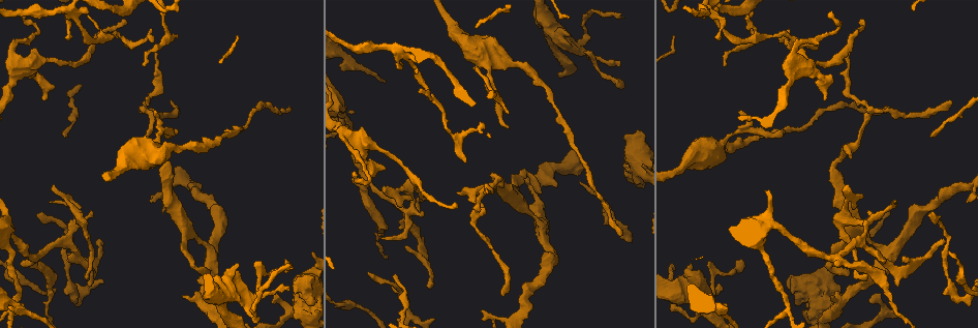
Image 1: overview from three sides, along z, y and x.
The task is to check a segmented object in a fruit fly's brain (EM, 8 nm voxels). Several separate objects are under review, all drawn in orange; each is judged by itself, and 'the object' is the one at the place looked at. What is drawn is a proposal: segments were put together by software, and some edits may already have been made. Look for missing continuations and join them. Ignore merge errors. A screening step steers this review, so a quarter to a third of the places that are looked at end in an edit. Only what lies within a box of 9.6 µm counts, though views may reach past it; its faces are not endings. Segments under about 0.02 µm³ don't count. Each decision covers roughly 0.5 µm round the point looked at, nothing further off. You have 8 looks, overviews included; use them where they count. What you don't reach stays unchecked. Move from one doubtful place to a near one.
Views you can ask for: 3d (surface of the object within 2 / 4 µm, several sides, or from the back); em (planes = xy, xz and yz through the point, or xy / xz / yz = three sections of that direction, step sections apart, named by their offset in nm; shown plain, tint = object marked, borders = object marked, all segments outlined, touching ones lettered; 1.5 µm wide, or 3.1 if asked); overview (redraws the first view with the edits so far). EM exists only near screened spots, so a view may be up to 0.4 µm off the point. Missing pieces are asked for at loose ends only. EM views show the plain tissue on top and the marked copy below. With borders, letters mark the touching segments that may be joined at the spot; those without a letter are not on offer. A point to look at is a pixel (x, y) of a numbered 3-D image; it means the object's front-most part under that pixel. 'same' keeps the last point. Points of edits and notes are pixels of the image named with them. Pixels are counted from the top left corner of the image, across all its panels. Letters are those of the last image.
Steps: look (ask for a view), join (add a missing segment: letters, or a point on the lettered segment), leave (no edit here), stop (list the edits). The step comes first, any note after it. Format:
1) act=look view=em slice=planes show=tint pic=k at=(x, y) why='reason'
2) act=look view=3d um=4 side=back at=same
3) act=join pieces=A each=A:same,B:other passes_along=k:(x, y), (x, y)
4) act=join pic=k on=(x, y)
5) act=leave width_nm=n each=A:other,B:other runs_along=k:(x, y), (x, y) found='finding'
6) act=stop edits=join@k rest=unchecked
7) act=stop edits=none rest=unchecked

act=look view=3d um=4 pic=1 at=(177, 131) why='an open end'

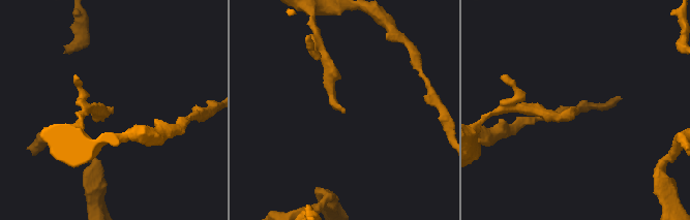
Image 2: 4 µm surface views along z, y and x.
act=look view=em slice=planes show=borders pic=2 at=(112, 109) why='now the EM'

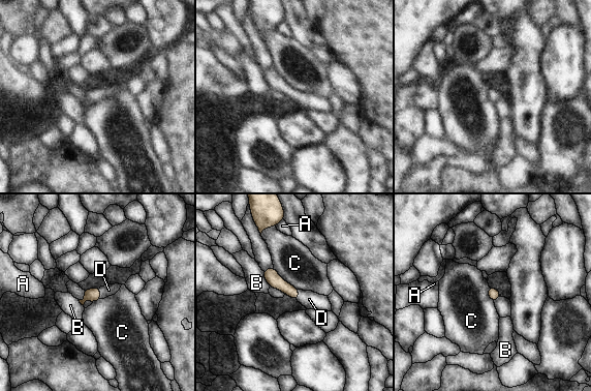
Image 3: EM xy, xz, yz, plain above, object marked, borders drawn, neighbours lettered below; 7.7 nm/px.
act=join pic=3 on=(109, 290) longest_contact=C:260nm each=A:other,B:other,C:other,D:same passes_along=3:(92, 295), (99, 293), (109, 290) found='the neuron continues'

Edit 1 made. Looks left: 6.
act=look view=overview why='redraw'

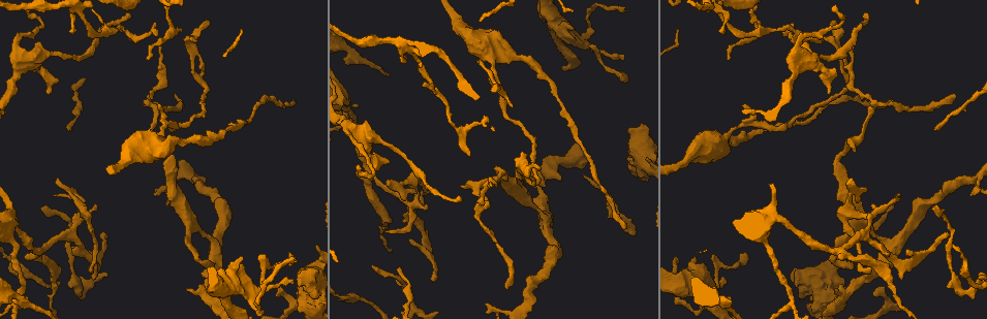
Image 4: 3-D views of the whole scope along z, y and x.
act=look view=em slice=yz step=8 show=tint pic=4 at=(461, 201) why='long arm stops here'

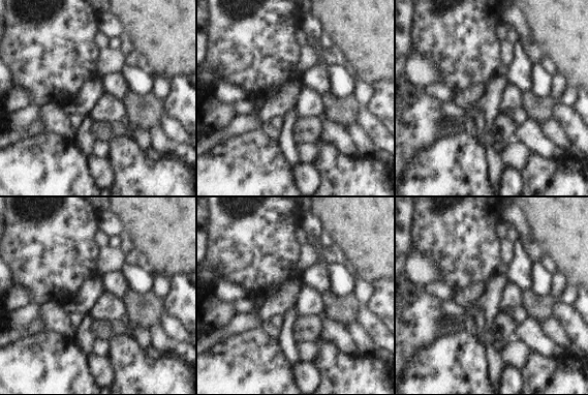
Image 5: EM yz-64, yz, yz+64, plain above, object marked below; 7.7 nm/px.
act=look view=em slice=planes show=borders at=same why='another direction'

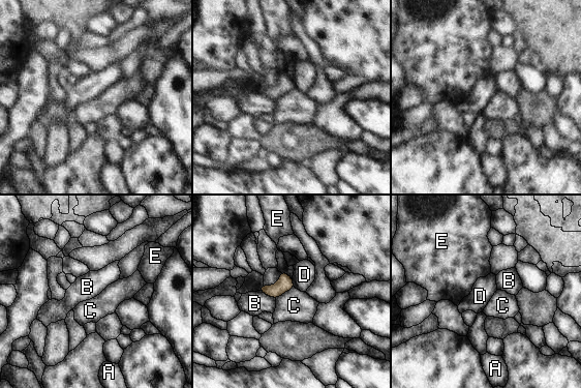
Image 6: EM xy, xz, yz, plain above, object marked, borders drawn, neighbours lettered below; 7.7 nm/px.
act=leave each=A:other,B:other,C:other,D:other,E:other found='none of them fits'

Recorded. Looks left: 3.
act=look view=em slice=xy step=4 show=tint pic=4 at=(175, 95) why='an open end'

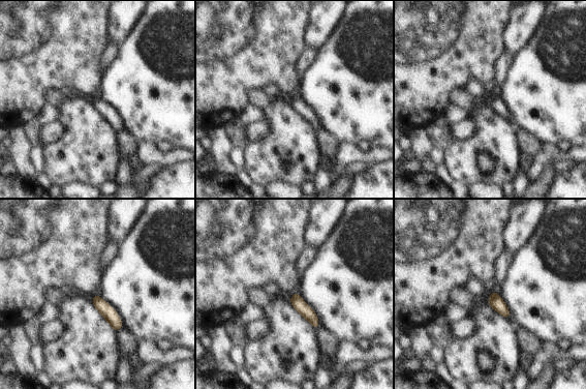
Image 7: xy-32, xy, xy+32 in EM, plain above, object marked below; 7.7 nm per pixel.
act=look view=em slice=yz step=8 show=borders at=same

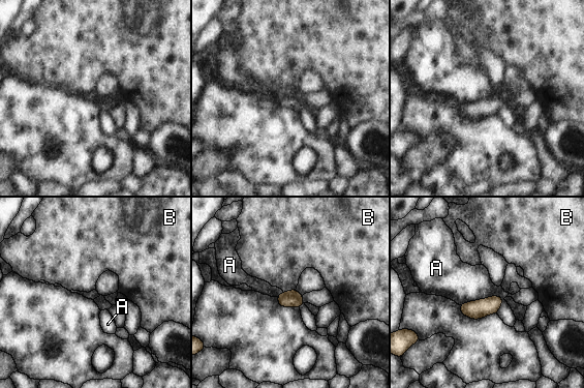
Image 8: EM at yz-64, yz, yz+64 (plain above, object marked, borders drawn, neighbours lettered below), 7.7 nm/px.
act=leave each=A:other,B:other border=8:(295, 289), (283, 292) found='no lettered segment goes on from it'

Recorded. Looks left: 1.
act=stop edits=join@3 rest=unchecked

